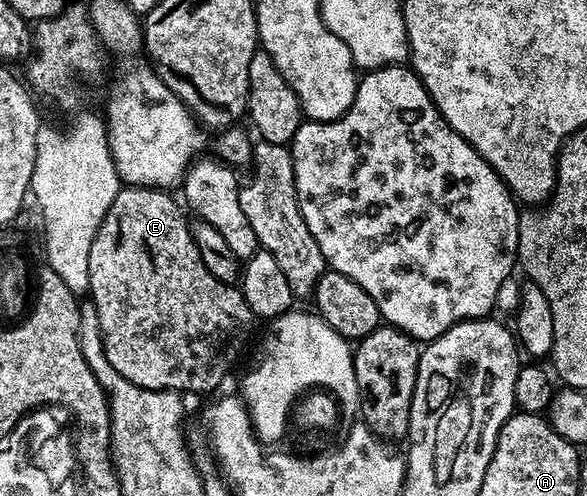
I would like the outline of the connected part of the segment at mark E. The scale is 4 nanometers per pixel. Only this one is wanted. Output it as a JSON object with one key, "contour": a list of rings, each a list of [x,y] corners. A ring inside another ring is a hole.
{"contour":[[[125,186],[114,197],[98,233],[94,233],[94,245],[90,245],[90,281],[87,294],[97,310],[98,325],[101,327],[101,337],[104,339],[106,358],[127,381],[134,381],[142,389],[151,391],[212,391],[228,375],[232,362],[240,355],[248,334],[252,331],[254,316],[250,305],[246,305],[244,292],[239,286],[218,281],[206,265],[202,265],[202,257],[198,253],[198,245],[194,245],[194,237],[189,216],[184,216],[185,208],[171,199],[167,190],[158,187]]]}

